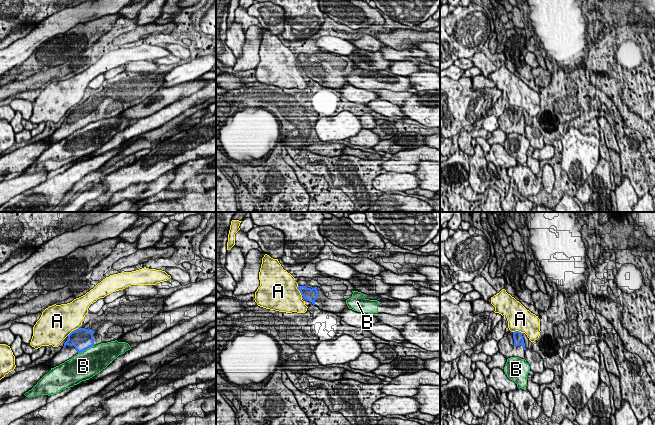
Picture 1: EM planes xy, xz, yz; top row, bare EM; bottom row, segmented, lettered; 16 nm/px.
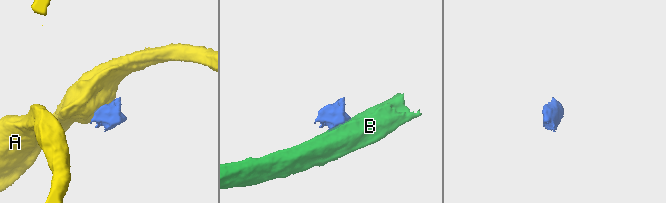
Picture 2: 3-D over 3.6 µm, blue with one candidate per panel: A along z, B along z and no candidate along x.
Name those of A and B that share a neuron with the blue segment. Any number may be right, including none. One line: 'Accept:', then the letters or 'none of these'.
Accept: none of these

